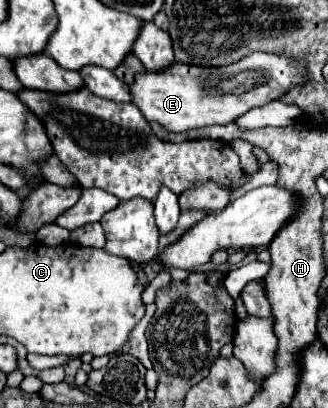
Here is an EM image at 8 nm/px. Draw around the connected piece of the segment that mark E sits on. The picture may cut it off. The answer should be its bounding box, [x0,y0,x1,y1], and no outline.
[129,52,303,132]

